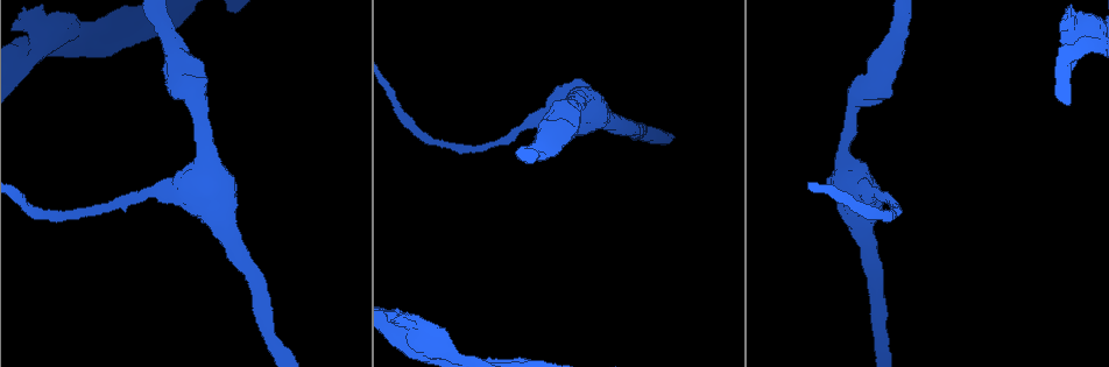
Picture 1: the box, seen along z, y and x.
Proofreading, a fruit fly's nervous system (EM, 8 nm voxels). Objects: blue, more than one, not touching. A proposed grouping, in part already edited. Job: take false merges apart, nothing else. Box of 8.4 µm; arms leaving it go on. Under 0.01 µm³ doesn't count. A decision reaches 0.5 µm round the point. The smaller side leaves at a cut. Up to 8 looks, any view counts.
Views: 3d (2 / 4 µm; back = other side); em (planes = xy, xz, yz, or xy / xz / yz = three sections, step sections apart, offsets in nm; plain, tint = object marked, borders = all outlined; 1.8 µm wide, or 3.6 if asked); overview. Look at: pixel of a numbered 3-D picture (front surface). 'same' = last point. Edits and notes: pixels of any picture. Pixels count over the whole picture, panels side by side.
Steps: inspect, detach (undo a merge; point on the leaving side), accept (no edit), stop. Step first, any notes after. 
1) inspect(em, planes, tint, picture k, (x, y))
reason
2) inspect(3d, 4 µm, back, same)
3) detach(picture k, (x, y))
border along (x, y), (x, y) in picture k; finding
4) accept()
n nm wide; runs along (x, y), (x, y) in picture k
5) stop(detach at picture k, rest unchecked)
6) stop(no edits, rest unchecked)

inspect(em, planes, tint, picture 1, (844, 158))

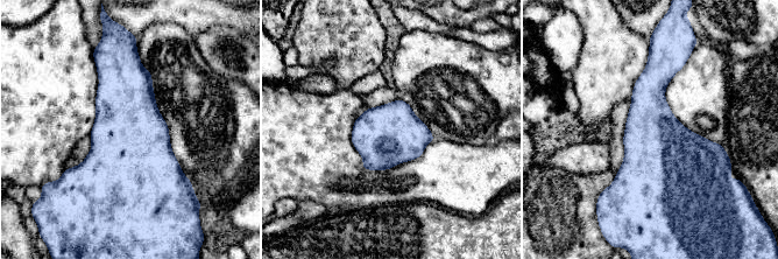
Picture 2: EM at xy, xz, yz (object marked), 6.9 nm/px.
accept()
continuous, no second neuron

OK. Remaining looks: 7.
inspect(em, 3.6 µm, planes, tint, picture 1, (540, 143))
thick turns thin

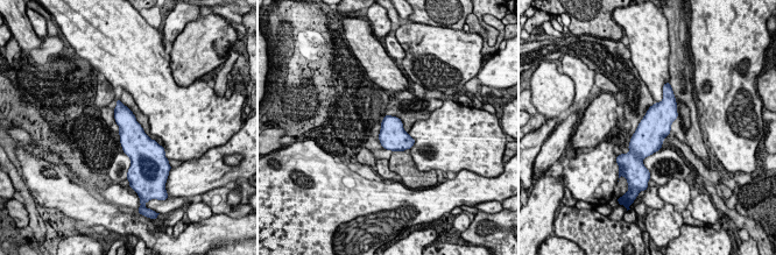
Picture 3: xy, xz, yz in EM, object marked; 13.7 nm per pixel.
accept()
360 nm wide; one neuron here

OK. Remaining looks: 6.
inspect(3d, 4 µm, back, picture 1, (1095, 32))
a narrow waist

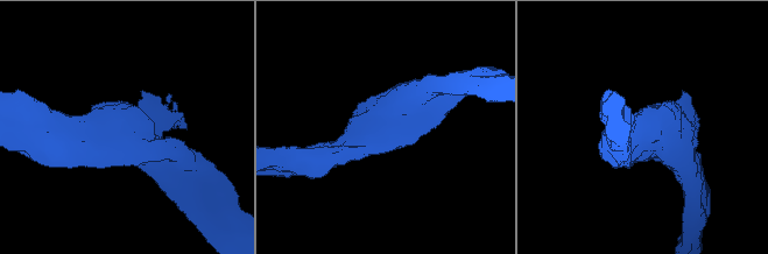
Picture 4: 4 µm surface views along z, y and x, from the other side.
inspect(em, planes, tint, picture 4, (110, 129))
shape alone is not enough

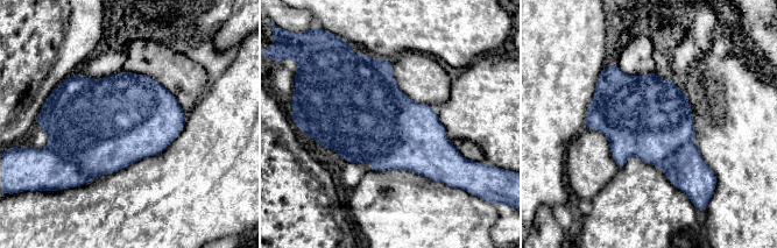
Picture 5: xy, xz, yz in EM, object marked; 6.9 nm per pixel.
accept()
550 nm wide; one neuron here

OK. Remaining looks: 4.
stop(no edits, rest unchecked)

